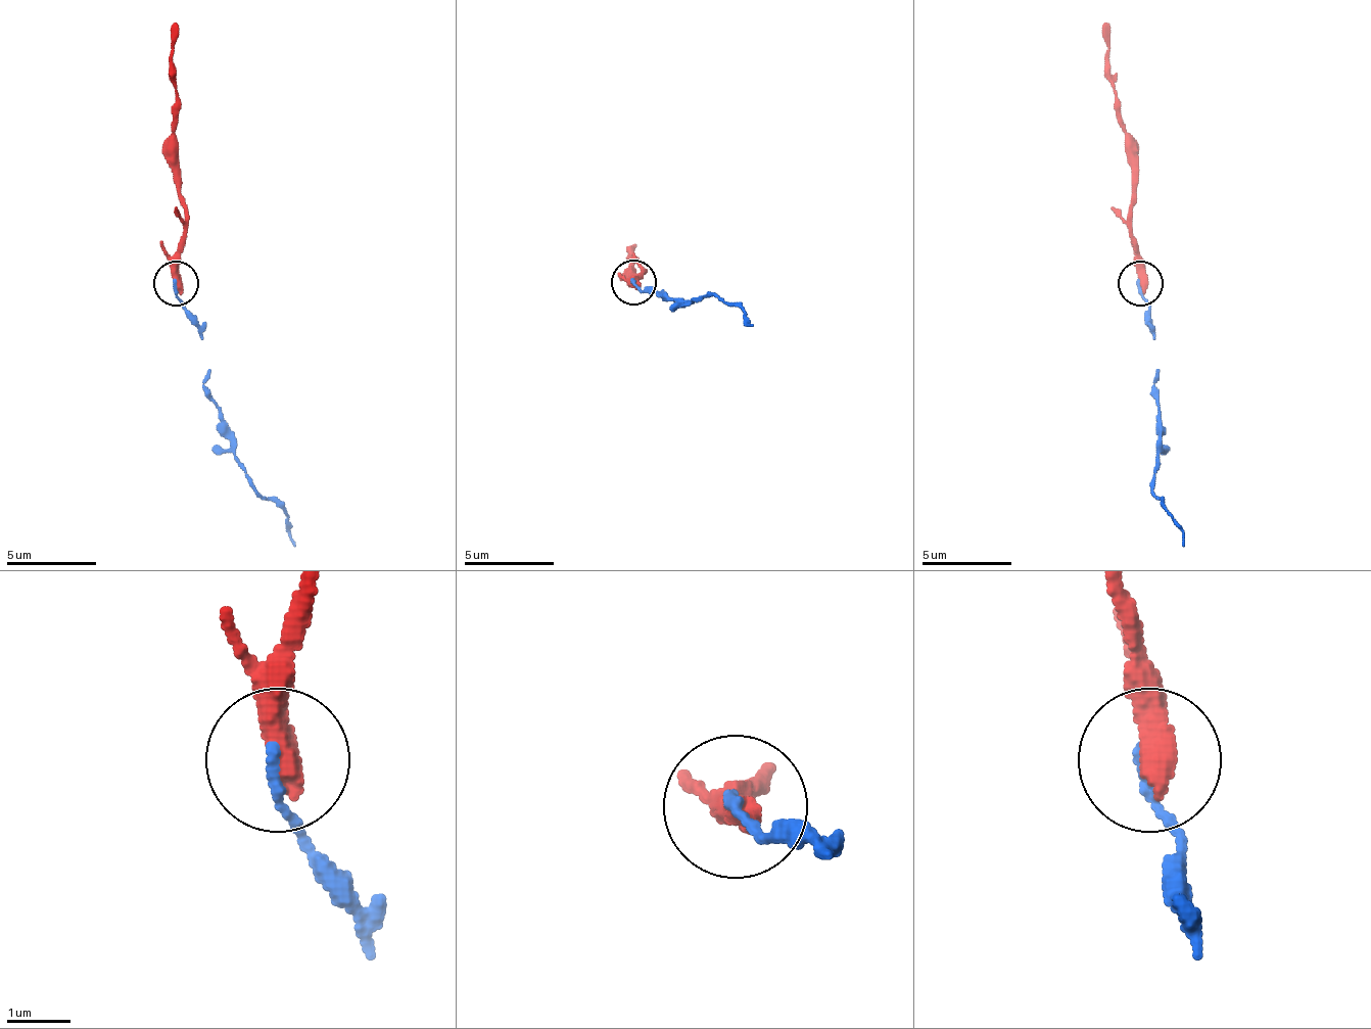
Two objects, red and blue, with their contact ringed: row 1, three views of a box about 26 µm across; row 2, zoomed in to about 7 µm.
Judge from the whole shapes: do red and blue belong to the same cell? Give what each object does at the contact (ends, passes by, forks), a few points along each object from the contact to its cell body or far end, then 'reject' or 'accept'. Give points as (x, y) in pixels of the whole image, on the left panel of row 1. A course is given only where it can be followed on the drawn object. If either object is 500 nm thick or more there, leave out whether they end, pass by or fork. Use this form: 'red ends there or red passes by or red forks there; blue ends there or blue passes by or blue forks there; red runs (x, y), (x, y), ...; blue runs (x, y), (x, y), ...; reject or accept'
red runs (177, 285), (186, 235), (173, 78), (173, 33), (177, 25); blue runs (177, 285), (186, 316), (203, 338), (203, 392), (218, 406), (218, 428), (244, 477), (276, 505), (293, 545); reject

